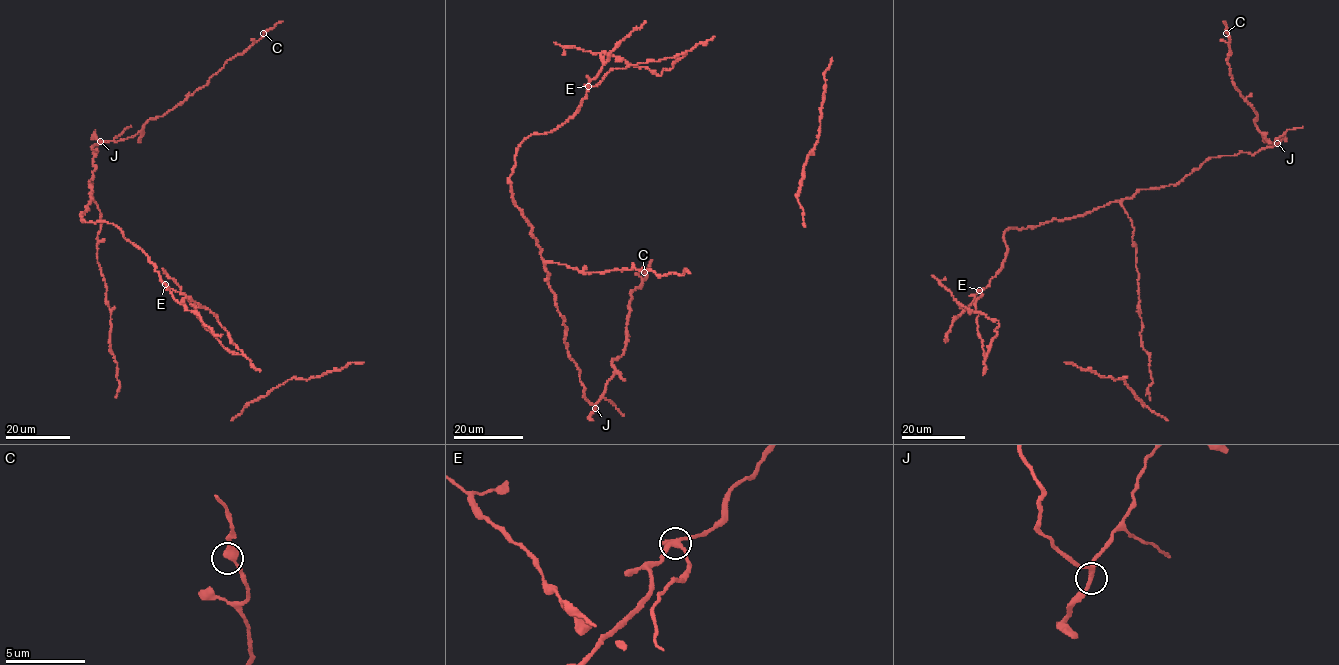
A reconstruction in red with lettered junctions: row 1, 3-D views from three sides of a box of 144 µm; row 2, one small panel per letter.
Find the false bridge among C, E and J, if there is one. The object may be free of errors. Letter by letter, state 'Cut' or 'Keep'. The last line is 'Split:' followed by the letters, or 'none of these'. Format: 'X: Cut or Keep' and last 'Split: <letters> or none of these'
C: Keep
E: Cut
J: Keep
Split: E

